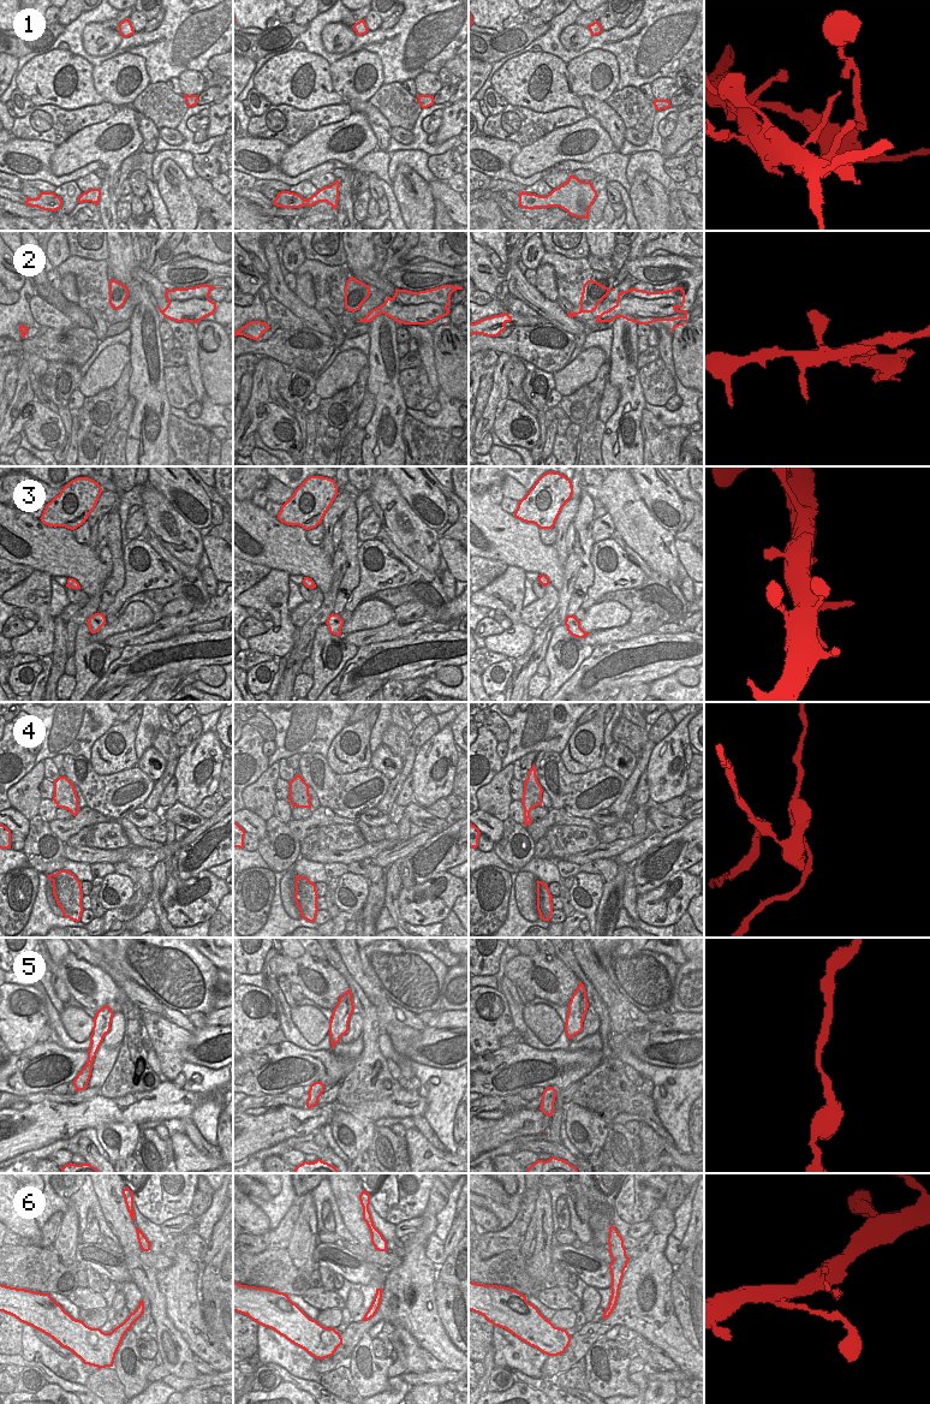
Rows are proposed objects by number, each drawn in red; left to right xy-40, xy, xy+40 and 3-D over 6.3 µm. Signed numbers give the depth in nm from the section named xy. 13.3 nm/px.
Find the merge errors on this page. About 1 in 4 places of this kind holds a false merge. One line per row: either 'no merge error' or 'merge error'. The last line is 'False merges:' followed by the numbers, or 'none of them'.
1: merge error
2: no merge error
3: no merge error
4: merge error
5: no merge error
6: no merge error
False merges: 1, 4

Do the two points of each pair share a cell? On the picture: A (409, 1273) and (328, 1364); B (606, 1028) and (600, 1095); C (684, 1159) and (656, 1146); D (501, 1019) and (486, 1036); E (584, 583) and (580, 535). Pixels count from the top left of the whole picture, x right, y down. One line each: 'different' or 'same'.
A: same
B: same
C: same
D: same
E: same

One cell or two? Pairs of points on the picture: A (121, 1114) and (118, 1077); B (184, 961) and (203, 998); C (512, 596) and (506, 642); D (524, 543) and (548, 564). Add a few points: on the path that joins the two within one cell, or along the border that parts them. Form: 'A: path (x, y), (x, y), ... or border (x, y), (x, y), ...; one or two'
A: border (148, 1090), (114, 1098), (103, 1098), (100, 1094); two
B: path (184, 970), (184, 979), (194, 988); one
C: path (517, 607), (516, 631); one
D: path (530, 549), (542, 559); one

